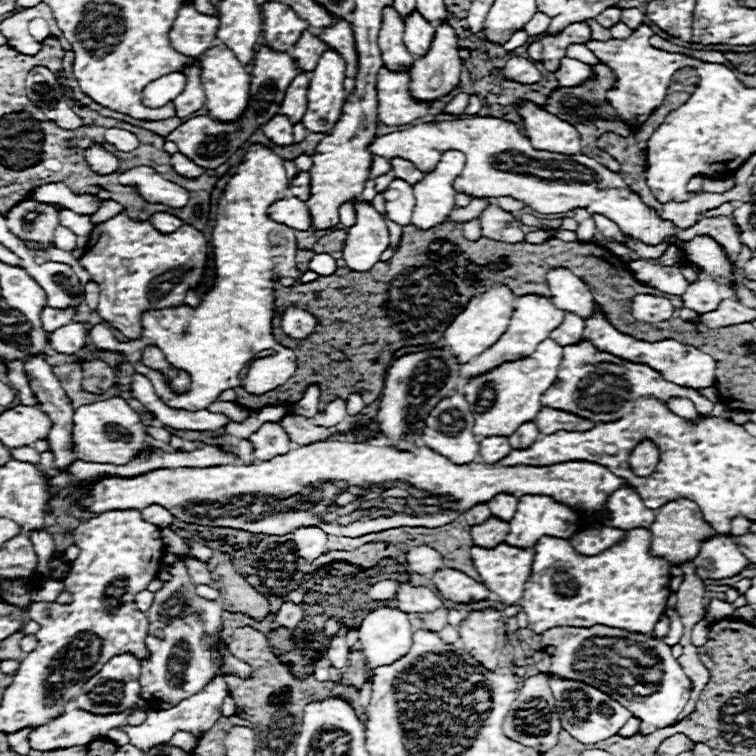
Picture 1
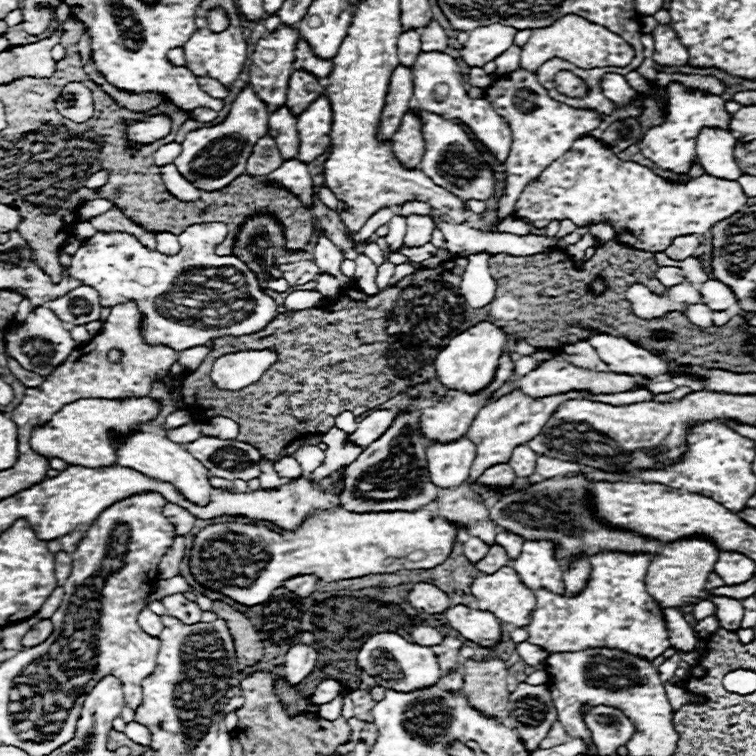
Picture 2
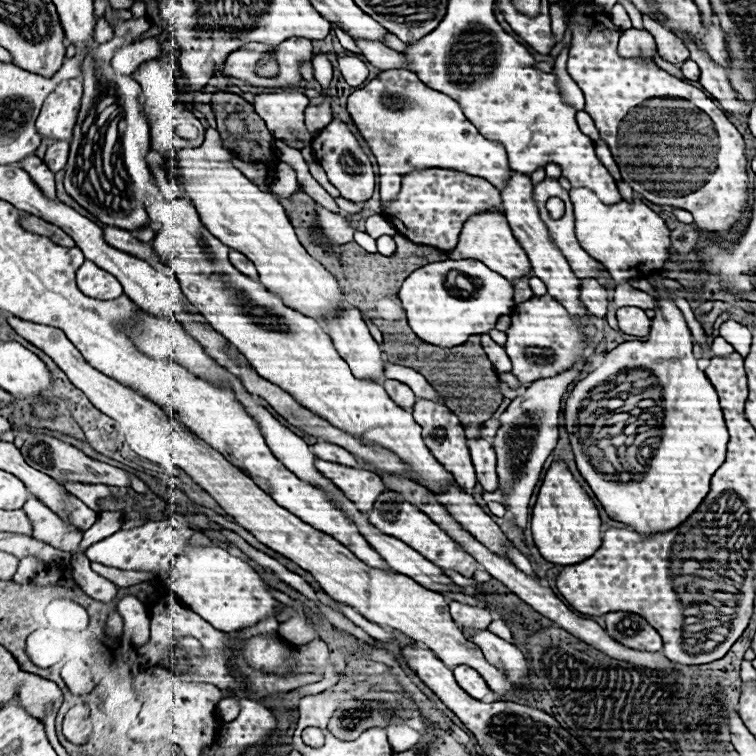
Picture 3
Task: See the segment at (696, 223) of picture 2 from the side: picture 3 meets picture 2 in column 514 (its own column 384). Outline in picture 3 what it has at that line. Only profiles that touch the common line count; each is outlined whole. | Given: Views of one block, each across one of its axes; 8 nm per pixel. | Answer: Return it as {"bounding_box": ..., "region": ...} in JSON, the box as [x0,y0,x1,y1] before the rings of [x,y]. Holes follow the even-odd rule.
{"bounding_box":[384,168,500,252],"region":[[[426,168],[414,170],[402,178],[402,188],[396,200],[388,202],[384,214],[388,216],[386,220],[394,224],[396,230],[414,244],[434,246],[444,252],[450,252],[458,242],[458,234],[464,220],[488,208],[500,210],[500,190],[494,188],[488,180],[468,176],[458,170]]]}

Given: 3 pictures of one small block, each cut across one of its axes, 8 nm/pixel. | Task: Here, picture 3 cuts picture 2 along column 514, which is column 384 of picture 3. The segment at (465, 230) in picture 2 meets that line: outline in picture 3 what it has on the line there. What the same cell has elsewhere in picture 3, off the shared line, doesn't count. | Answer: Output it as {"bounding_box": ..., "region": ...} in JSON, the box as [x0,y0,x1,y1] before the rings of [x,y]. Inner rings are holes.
{"bounding_box":[376,236,396,256],"region":[[[380,236],[376,240],[376,246],[378,246],[378,254],[382,256],[392,256],[396,252],[396,242],[392,236]]]}

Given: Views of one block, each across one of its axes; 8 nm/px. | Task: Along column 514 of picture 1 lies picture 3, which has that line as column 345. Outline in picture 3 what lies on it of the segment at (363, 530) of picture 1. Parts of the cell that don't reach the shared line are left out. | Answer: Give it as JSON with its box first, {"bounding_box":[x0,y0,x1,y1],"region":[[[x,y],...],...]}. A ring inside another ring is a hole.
{"bounding_box":[314,458,386,512],"region":[[[316,458],[314,464],[316,464],[316,470],[324,478],[334,482],[334,486],[338,490],[342,490],[344,496],[348,500],[352,500],[360,512],[370,512],[376,498],[380,496],[380,492],[386,490],[384,480],[376,472],[350,468],[350,466],[326,462],[326,460],[320,460],[320,458]]]}

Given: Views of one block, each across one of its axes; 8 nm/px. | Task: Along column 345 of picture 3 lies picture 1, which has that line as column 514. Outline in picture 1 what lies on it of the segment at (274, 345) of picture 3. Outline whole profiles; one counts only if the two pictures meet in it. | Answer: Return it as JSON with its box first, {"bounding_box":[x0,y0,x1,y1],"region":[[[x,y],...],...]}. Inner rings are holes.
{"bounding_box":[464,338,564,436],"region":[[[546,338],[538,350],[522,360],[502,362],[494,372],[486,376],[478,376],[472,382],[464,384],[464,394],[470,404],[470,412],[474,414],[474,434],[476,436],[510,436],[518,424],[532,422],[540,412],[540,396],[556,382],[558,368],[562,362],[564,346]]]}

